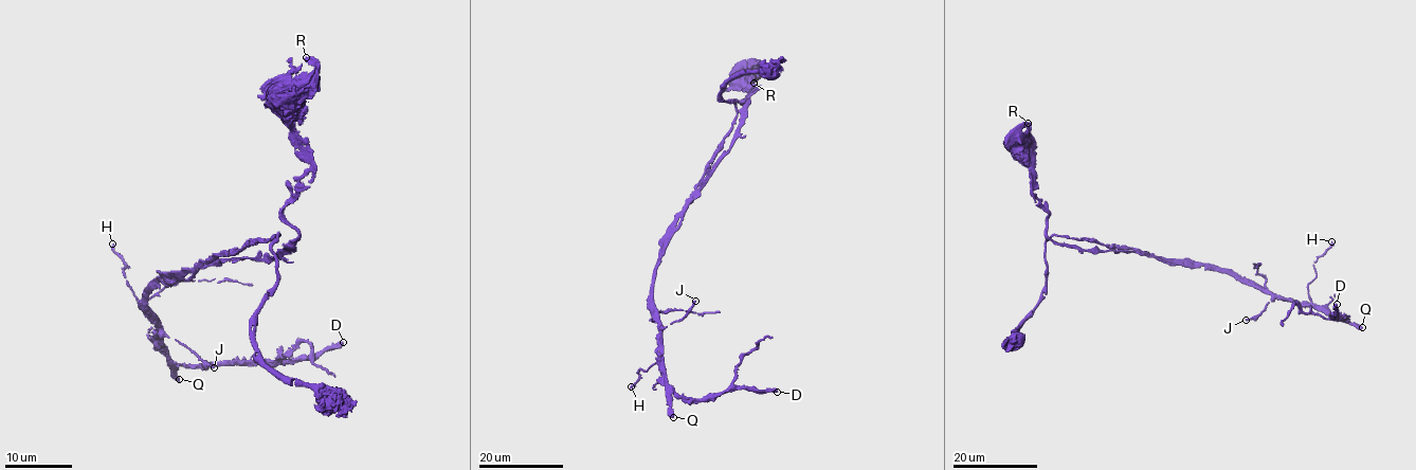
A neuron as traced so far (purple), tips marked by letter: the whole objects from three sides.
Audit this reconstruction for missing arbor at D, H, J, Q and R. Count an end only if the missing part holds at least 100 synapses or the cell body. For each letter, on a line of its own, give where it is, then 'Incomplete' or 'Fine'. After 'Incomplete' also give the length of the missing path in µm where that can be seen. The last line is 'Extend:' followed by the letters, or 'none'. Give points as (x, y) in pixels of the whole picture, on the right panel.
D: Place: (1337, 304). Incomplete. Missing length about 80 µm
H: Place: (1331, 241). Fine
J: Place: (1246, 320). Fine
Q: Place: (1362, 327). Incomplete. Missing length about 110 µm
R: Place: (1028, 123). Fine
Extend: D, Q

